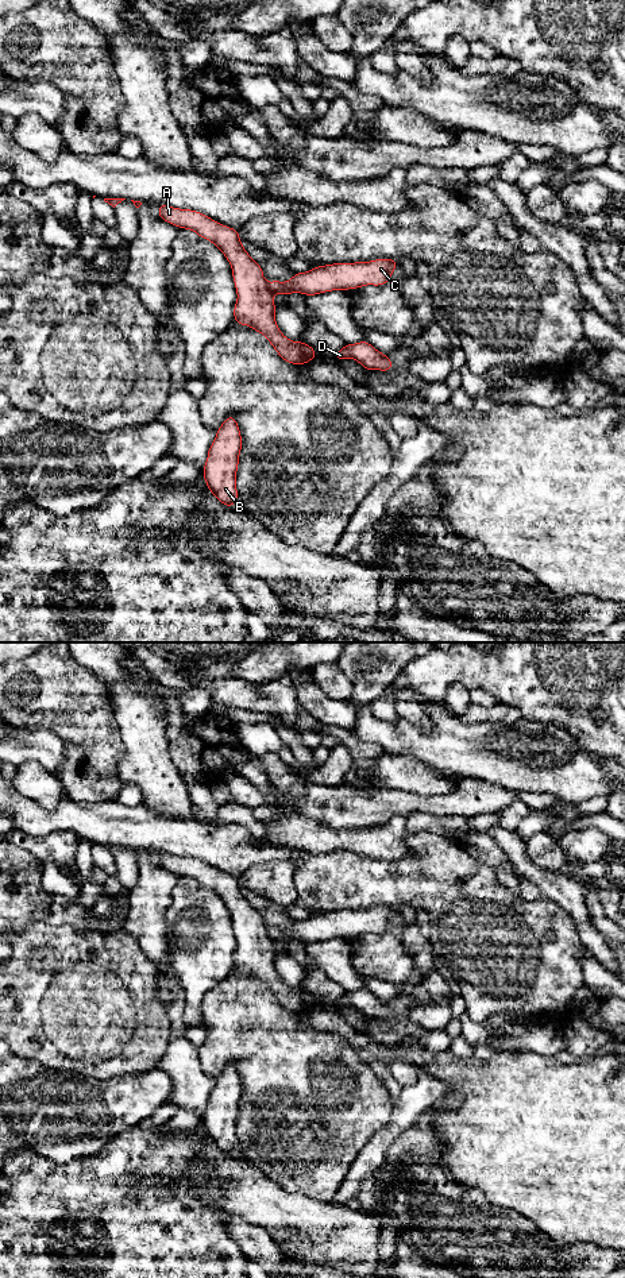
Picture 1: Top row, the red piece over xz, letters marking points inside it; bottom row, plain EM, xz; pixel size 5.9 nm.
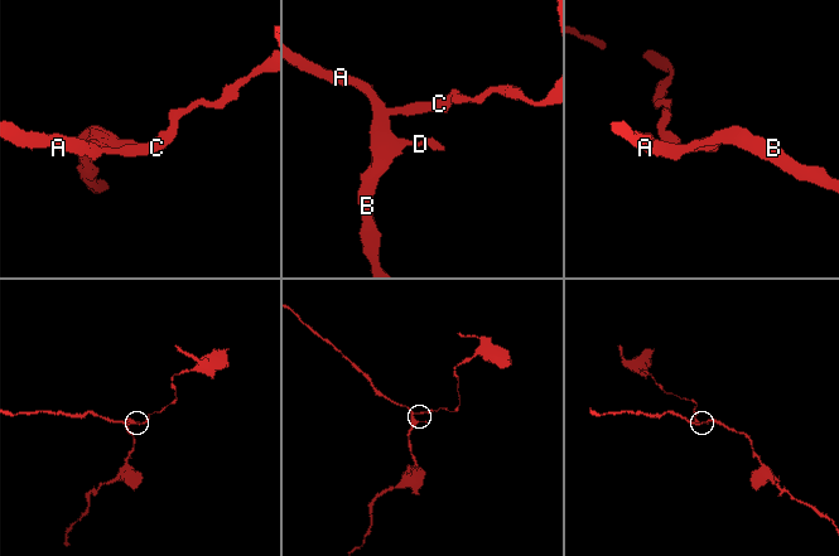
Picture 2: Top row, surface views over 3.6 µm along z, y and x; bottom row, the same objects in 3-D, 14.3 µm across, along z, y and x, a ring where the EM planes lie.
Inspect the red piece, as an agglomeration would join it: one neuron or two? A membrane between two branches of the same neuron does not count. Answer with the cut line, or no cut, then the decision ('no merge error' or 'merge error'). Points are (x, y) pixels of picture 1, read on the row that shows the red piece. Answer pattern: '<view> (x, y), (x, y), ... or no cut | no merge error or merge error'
xz (266, 284), (273, 293) | merge error

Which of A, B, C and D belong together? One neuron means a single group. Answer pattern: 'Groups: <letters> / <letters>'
Groups: A B D / C

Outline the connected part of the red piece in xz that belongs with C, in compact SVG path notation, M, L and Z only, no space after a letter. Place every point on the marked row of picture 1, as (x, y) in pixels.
M397 259L332 263L317 266L306 273L296 273L288 282L271 281L267 286L273 294L302 293L306 297L366 285L381 286L390 281L397 266L400 266Z

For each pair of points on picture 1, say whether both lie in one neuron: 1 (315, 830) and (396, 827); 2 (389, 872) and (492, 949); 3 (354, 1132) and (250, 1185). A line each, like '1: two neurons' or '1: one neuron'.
1: one neuron
2: one neuron
3: two neurons

